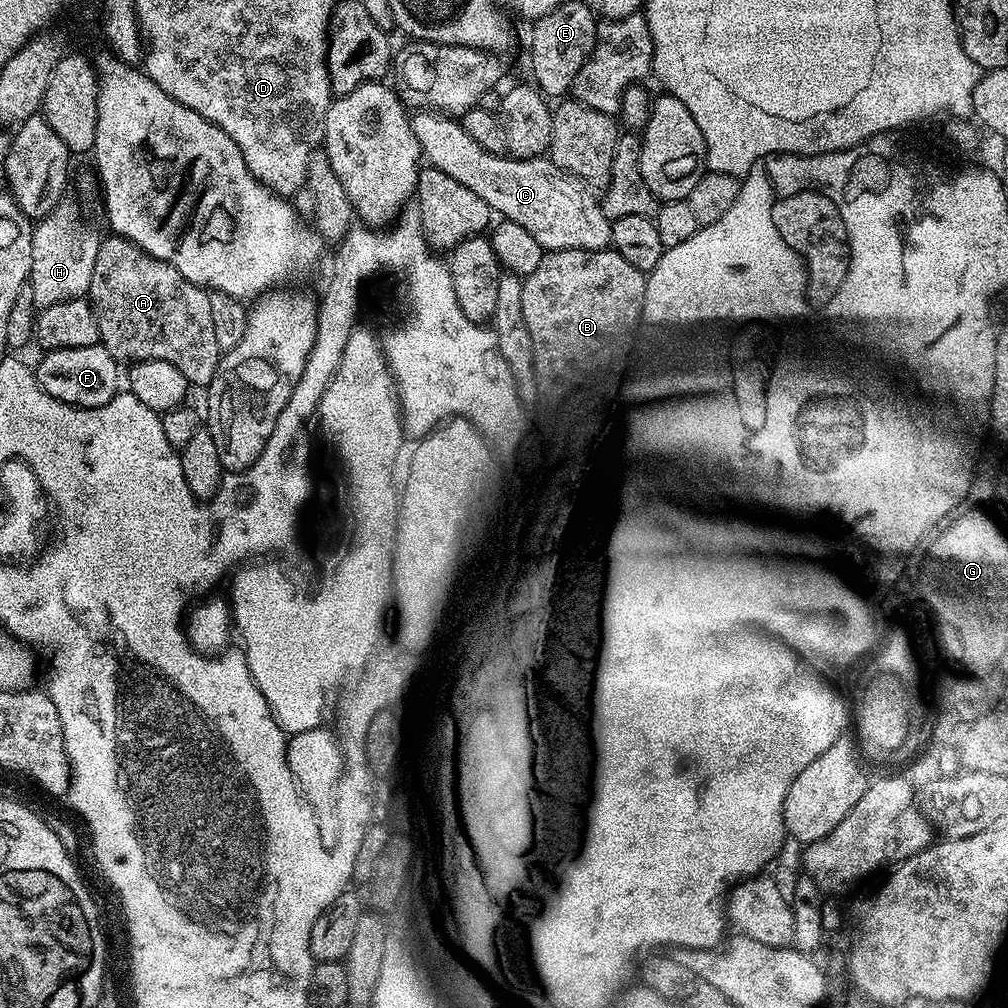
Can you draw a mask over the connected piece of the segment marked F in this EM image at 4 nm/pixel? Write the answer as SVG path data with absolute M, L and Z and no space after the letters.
M99 344L94 347L51 349L35 365L34 375L40 388L52 397L81 408L105 405L118 390L118 362Z

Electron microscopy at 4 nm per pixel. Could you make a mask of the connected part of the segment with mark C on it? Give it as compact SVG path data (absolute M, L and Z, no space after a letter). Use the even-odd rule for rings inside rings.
M420 110L415 115L411 117L412 129L420 143L423 159L431 167L442 170L452 178L458 178L458 182L470 186L470 190L474 190L488 203L493 213L526 226L526 230L530 230L530 234L538 238L541 248L555 250L575 246L604 246L611 241L612 221L604 212L601 197L589 188L587 182L580 176L559 168L552 159L544 156L521 158L491 152L478 146L478 142L464 129L463 123L448 114L441 114L435 110Z

